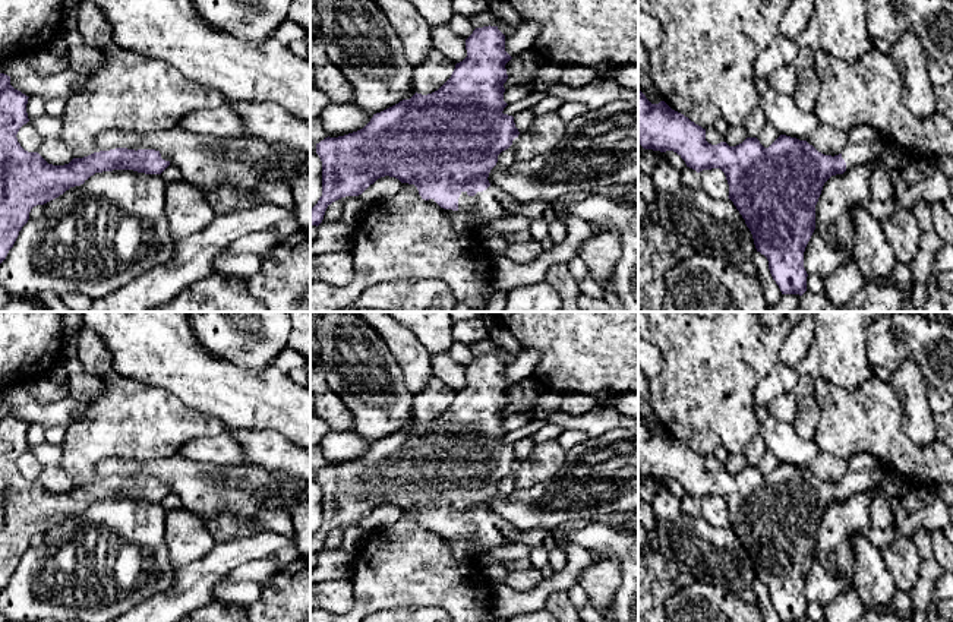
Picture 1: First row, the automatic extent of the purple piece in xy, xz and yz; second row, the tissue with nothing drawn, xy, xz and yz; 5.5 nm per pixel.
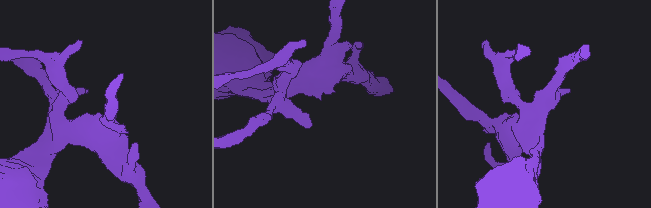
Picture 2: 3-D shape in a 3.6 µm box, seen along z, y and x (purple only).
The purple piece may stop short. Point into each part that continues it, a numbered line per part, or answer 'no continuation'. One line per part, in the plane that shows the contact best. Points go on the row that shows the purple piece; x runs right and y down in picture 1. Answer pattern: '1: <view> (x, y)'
1: xz (492, 204)

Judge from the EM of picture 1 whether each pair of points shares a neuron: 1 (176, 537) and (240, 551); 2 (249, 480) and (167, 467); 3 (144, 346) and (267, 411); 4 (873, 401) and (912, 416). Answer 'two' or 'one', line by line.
1: two
2: one
3: one
4: two

